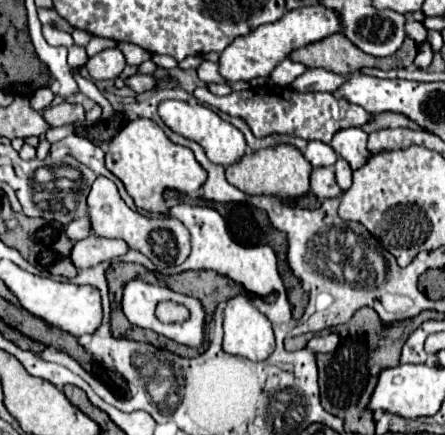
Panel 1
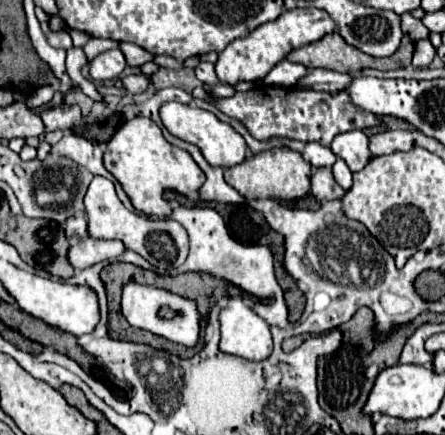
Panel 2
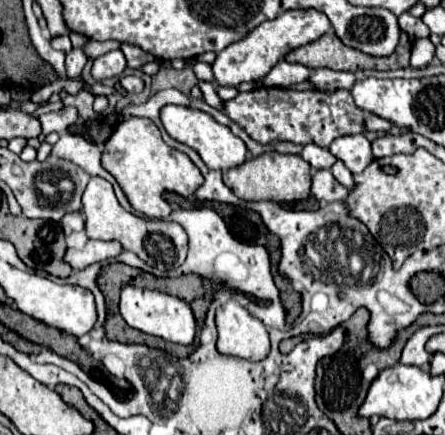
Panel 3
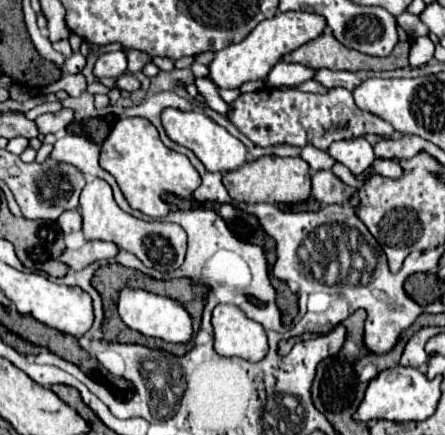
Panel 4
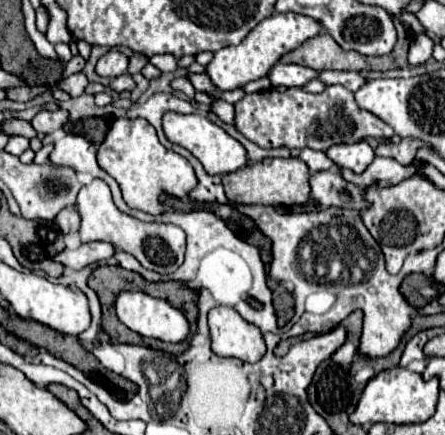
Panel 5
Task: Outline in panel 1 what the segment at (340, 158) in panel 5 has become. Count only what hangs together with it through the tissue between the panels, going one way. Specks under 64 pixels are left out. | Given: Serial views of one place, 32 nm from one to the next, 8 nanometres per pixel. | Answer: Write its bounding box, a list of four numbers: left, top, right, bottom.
[330,128,370,170]

